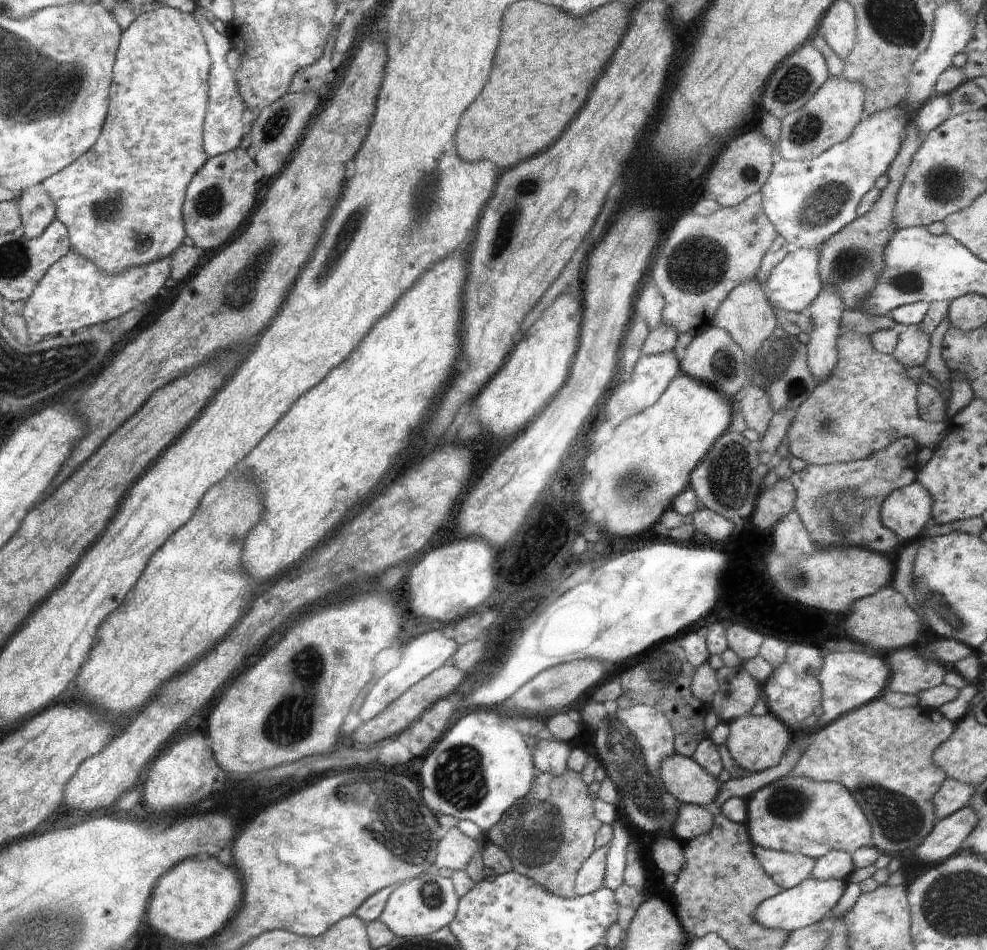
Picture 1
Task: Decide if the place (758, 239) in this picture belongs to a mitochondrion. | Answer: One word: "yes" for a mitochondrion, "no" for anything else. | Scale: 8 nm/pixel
no

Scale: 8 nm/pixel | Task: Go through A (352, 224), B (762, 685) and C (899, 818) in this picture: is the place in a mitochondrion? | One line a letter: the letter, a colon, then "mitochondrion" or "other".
A: mitochondrion
B: other
C: mitochondrion

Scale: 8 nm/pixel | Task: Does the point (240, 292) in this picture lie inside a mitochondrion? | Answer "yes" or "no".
yes

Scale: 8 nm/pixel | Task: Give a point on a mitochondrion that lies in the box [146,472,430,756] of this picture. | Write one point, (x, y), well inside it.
(290, 722)

